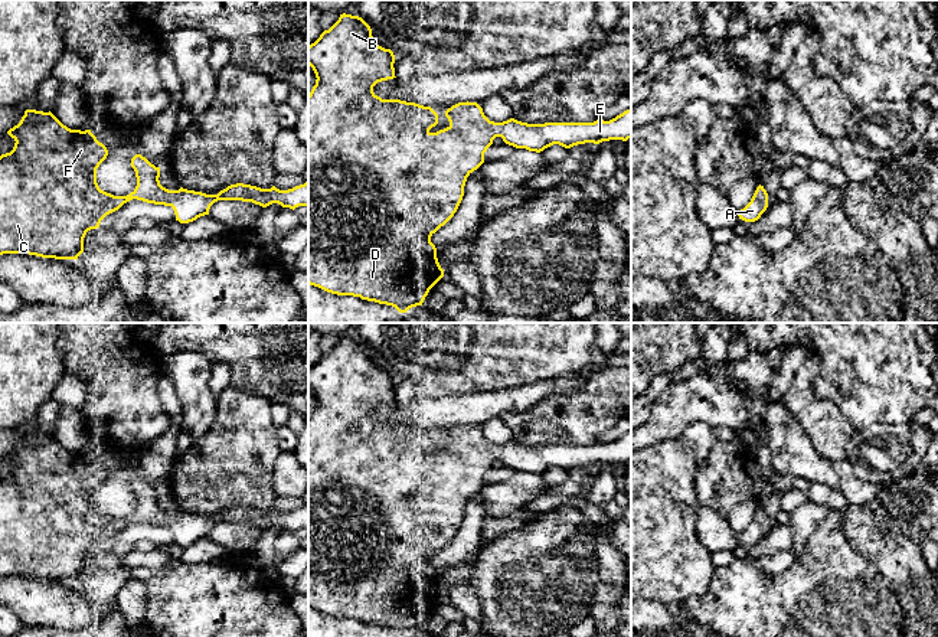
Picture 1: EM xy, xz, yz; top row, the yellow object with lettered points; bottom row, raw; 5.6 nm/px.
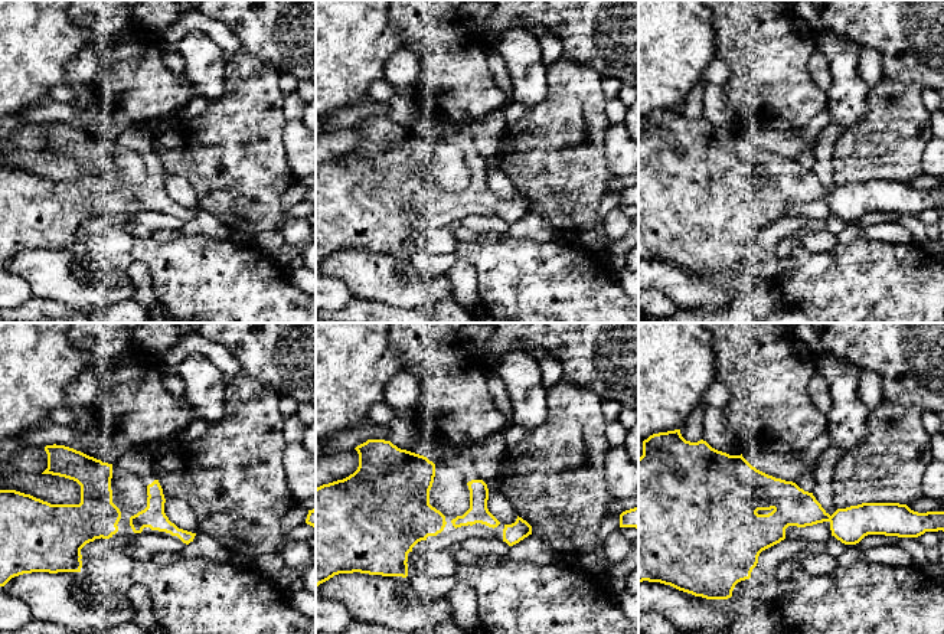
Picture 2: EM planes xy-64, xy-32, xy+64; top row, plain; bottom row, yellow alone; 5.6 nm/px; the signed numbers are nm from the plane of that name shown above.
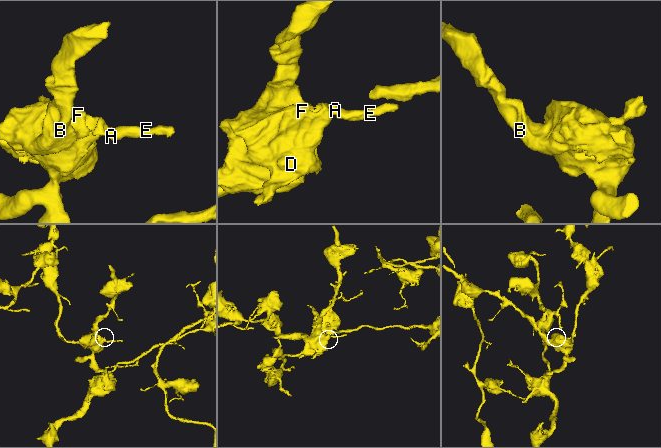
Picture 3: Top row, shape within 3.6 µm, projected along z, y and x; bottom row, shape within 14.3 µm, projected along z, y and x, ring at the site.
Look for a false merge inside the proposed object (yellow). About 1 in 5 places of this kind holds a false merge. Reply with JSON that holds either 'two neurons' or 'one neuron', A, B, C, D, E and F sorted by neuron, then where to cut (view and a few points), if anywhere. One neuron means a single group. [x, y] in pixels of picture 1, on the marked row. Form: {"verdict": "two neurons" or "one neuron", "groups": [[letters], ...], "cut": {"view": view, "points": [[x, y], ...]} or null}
{"verdict": "one neuron", "groups": [["A", "B", "C", "D", "E", "F"]], "cut": null}

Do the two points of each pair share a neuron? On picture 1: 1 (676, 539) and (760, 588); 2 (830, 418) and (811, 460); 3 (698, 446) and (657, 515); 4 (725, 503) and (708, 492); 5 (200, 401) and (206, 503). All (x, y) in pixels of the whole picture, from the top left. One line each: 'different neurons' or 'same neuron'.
1: different neurons
2: different neurons
3: different neurons
4: same neuron
5: different neurons

